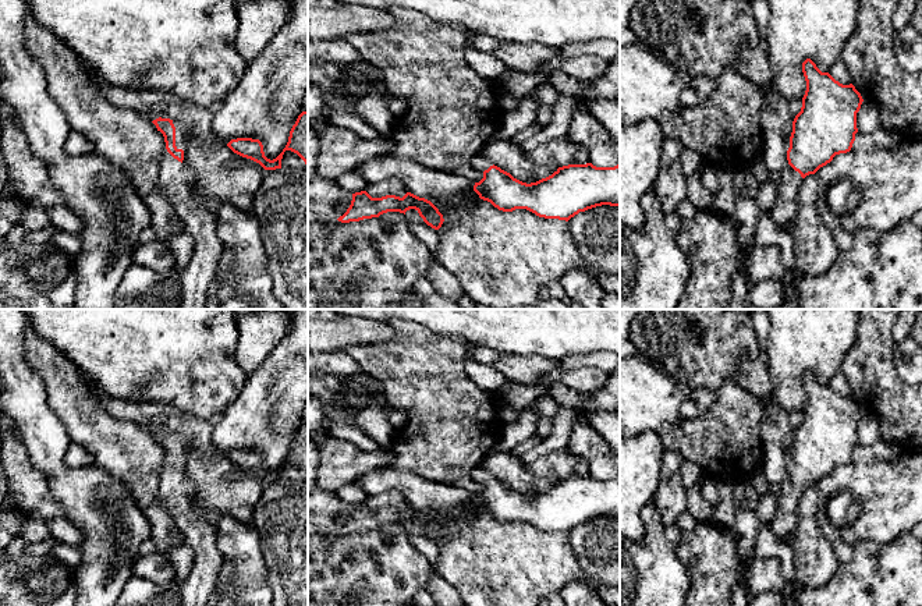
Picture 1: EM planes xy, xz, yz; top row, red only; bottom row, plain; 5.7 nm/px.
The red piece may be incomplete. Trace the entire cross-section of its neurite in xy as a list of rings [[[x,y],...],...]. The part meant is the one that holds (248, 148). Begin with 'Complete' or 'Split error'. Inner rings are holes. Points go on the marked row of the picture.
Complete. [[[302,111],[292,125],[288,142],[283,152],[273,160],[267,159],[259,139],[237,138],[227,146],[237,155],[259,163],[265,170],[281,169],[281,159],[286,150],[297,153],[308,166],[308,111]]]

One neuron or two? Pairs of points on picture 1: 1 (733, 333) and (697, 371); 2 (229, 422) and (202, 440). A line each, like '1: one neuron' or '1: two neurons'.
1: one neuron
2: two neurons

